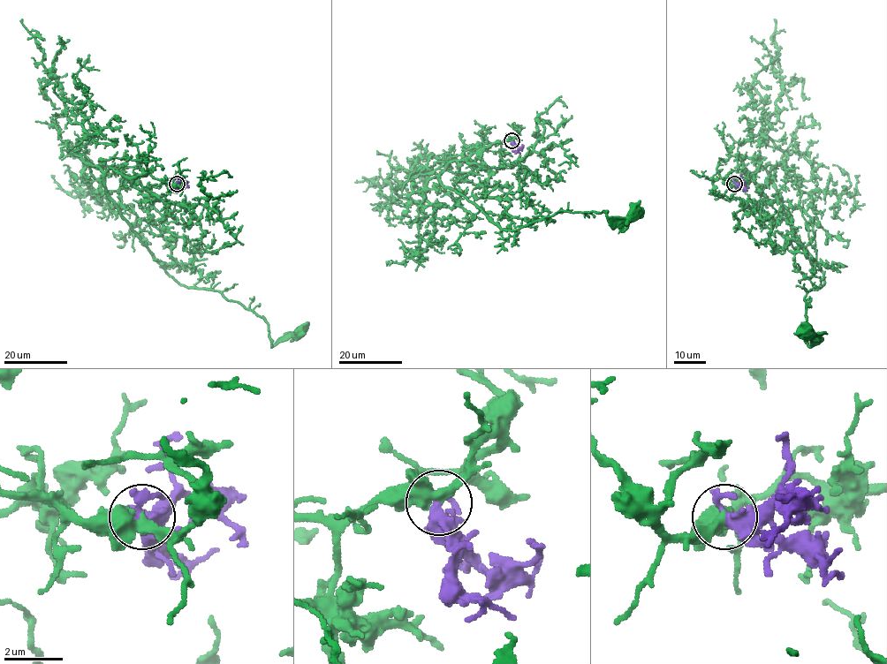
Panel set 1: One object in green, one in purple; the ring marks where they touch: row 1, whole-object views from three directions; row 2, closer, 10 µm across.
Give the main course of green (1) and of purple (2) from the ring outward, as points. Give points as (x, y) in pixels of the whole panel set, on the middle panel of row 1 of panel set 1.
1: (511, 140), (467, 162), (489, 172), (484, 194), (506, 199), (513, 217), (644, 210)
2: (511, 140), (514, 149), (520, 154)

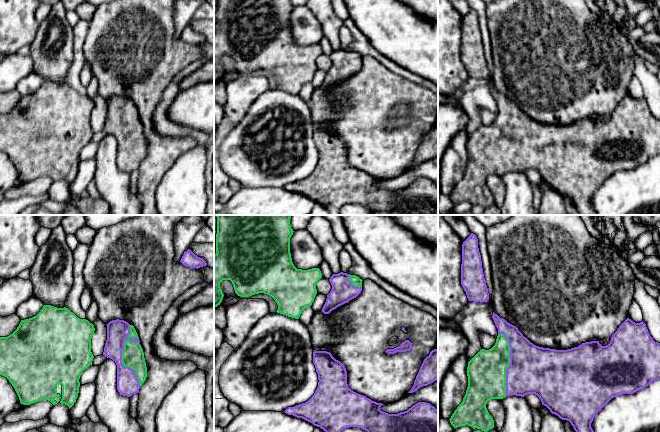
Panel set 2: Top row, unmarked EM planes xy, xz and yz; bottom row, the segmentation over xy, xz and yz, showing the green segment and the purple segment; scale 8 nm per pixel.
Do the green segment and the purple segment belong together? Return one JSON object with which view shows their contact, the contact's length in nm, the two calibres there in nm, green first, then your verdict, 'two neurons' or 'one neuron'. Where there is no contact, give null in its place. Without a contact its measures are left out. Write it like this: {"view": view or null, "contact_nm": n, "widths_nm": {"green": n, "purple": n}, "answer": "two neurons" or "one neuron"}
{"view": "xy", "contact_nm": 500, "widths_nm": {"green": 180, "purple": 180}, "answer": "one neuron"}

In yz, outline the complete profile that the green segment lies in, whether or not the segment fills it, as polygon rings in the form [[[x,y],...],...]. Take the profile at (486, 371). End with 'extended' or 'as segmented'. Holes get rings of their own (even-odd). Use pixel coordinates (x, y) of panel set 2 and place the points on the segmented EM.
[[[494,312],[492,318],[498,329],[496,343],[489,350],[481,349],[468,362],[466,394],[449,419],[454,428],[468,425],[473,429],[487,432],[495,427],[494,420],[486,408],[489,400],[503,399],[511,395],[524,397],[528,394],[535,394],[541,400],[542,405],[560,419],[569,421],[576,432],[594,432],[591,423],[595,415],[612,398],[622,394],[633,394],[660,379],[660,343],[653,340],[643,321],[635,323],[627,318],[606,346],[602,346],[599,341],[591,341],[571,349],[556,350],[534,345],[516,326],[500,318]]]; extended

